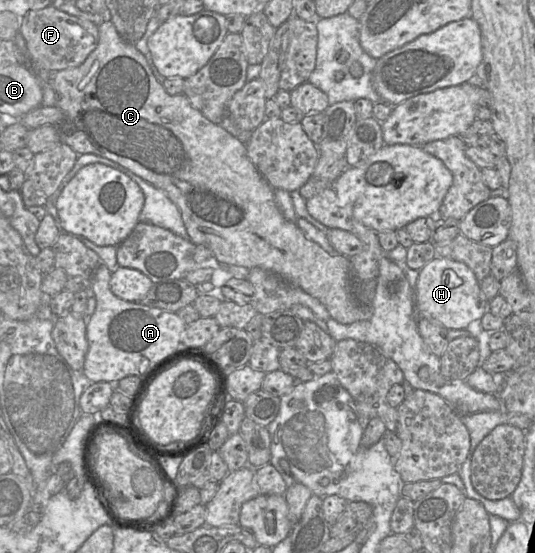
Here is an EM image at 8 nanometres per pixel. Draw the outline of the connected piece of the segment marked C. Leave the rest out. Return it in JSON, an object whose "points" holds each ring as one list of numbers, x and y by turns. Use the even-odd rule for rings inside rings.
{"points":[[110,20,98,26,99,41,96,49,79,66,67,70,53,72,48,75,48,82,57,94,58,107,64,114,64,119,57,126,60,142,68,145,78,155,95,154,112,160,127,168,135,175,162,190,167,197,178,207,188,237,191,242,207,247,216,259,217,264,225,266,243,266,248,269,262,268,274,273,289,284,296,286,307,294,317,298,327,309,332,319,341,324,351,324,356,321,367,320,371,317,369,305,358,303,350,291,350,260,344,255,331,255,312,240,309,240,296,223,288,221,278,209,274,200,274,189,260,174,247,156,246,144,224,130,220,125,212,123,203,114,195,109,184,94,169,95,163,84,154,77,144,55,131,43,124,41,118,34]]}

